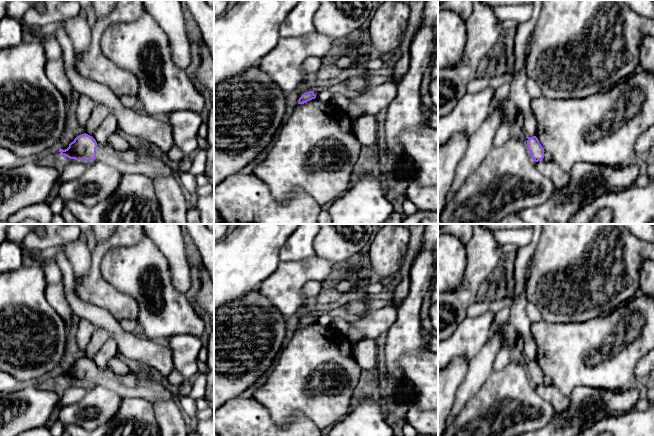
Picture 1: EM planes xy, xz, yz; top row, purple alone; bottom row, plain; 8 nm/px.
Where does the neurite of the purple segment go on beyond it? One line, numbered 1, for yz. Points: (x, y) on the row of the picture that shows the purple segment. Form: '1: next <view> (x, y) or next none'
1: next none

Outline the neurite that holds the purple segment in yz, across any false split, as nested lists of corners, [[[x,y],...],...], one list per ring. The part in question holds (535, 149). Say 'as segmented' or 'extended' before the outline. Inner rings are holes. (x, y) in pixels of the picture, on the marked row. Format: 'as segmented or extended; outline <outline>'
as segmented; outline [[[536,136],[528,138],[527,146],[528,151],[535,162],[543,160],[545,151]]]

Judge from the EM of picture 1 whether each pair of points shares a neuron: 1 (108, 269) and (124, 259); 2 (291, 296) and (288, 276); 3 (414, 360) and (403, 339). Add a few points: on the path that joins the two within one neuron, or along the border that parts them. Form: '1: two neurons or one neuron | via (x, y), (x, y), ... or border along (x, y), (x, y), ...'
1: one neuron | via (112, 269), (120, 262)
2: one neuron | via (288, 291), (288, 281)
3: two neurons | border along (427, 348), (411, 351), (401, 358), (403, 374)

